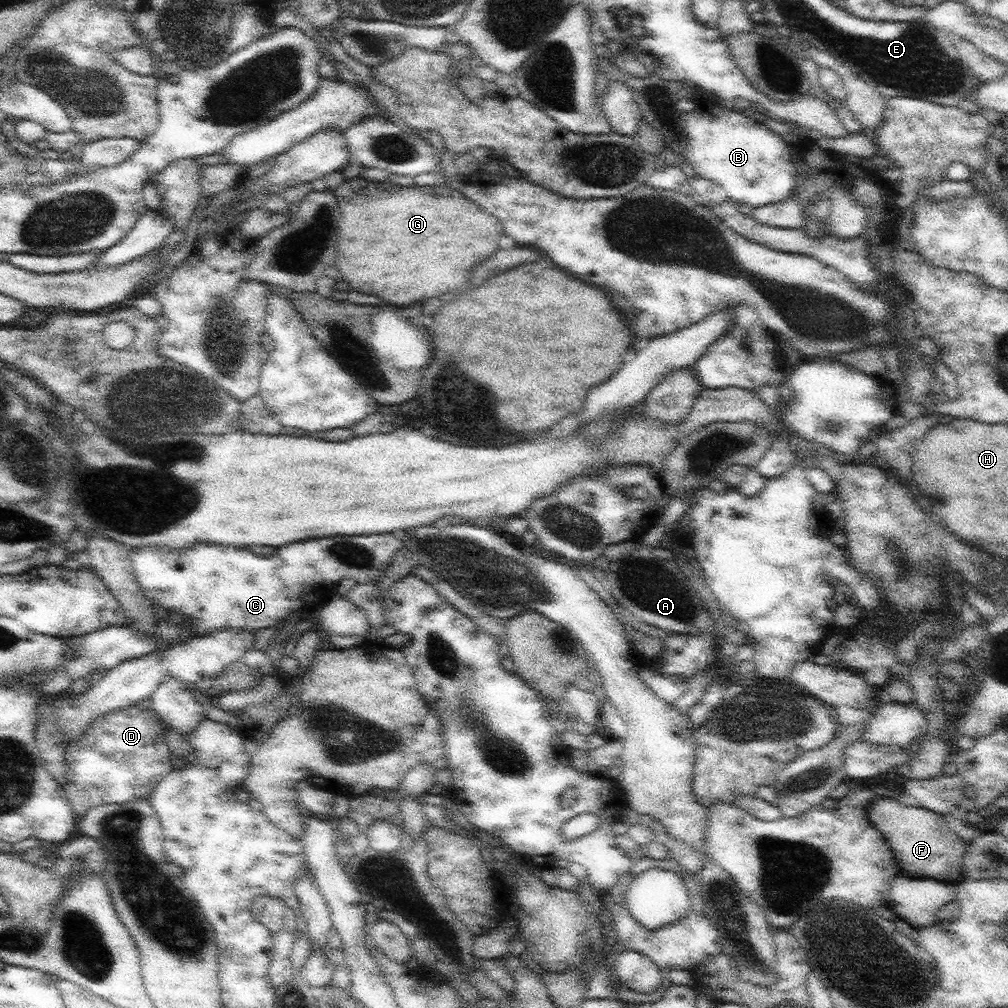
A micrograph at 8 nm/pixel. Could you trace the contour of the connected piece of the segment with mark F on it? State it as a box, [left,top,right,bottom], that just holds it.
[867,798,966,882]

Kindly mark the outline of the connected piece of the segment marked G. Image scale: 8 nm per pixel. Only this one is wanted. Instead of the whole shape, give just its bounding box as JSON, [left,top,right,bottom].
[332,176,505,306]

